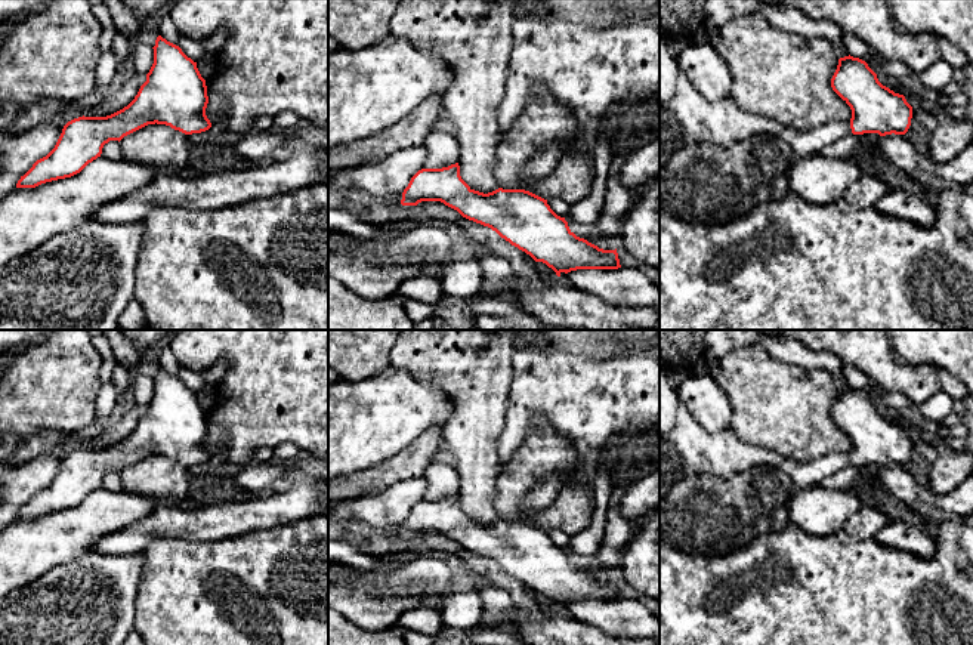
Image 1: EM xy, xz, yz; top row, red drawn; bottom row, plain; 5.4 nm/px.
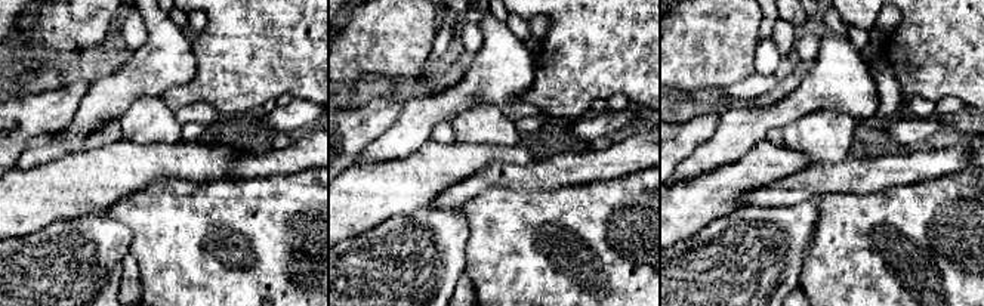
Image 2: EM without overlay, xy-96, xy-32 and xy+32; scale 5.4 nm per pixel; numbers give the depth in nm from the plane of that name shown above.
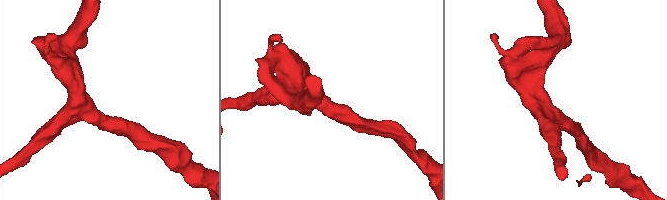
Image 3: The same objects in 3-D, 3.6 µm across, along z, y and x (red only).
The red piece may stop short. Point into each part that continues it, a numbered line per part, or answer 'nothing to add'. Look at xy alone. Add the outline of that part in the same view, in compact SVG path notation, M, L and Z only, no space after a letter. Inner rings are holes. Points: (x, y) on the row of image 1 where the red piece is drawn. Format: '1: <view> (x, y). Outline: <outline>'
nothing to add

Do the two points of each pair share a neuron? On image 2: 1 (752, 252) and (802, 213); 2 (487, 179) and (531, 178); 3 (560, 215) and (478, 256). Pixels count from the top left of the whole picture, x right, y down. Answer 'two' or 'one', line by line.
1: one
2: one
3: one

